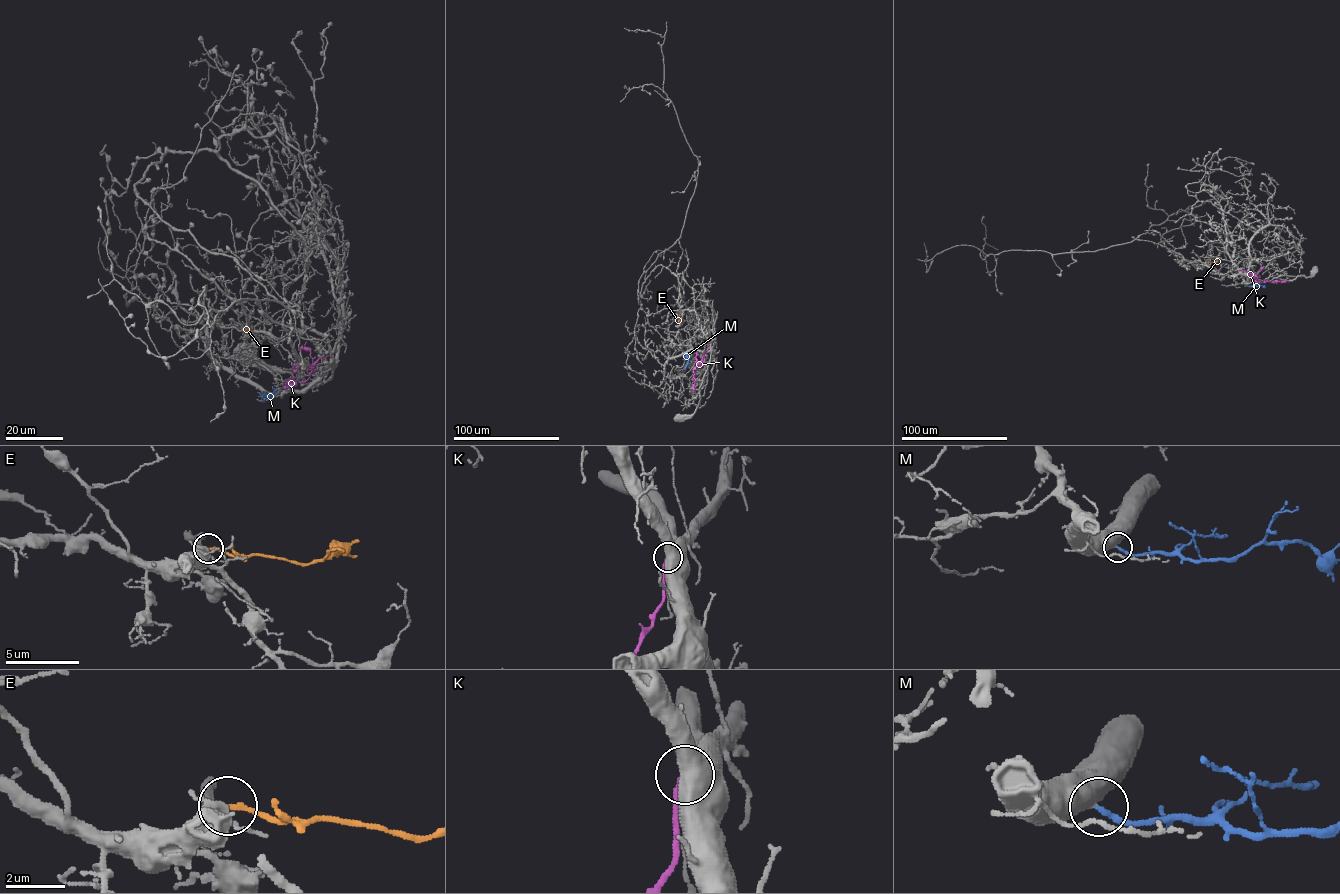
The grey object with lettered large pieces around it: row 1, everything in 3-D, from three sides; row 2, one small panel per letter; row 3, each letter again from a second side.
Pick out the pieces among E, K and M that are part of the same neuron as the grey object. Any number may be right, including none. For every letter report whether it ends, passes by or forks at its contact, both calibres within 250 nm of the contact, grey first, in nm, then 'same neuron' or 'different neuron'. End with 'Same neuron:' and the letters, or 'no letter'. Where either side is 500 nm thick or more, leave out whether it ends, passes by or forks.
E: it ends there; 280 nm thick on the grey side, 170 nm on the other; different neuron
K: 750 nm thick on the grey side, 190 nm on the other; different neuron
M: 650 nm thick on the grey side, 180 nm on the other; same neuron
Same neuron: M

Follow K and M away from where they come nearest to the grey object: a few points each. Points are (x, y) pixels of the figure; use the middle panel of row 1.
K: (709, 344), (702, 361), (693, 370), (694, 394)
M: (687, 352), (688, 360), (684, 369)

